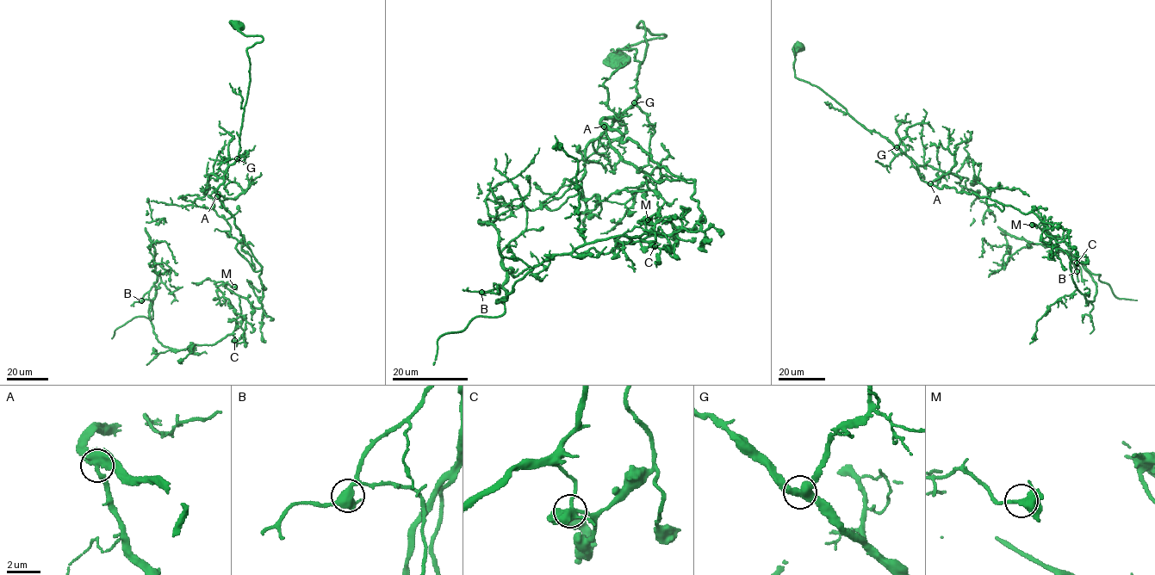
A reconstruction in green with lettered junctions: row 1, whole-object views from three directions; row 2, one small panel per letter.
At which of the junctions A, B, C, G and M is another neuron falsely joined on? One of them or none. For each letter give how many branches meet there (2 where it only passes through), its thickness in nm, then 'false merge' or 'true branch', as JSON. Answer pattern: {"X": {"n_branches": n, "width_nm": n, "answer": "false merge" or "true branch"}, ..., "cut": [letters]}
{"A": {"n_branches": 3, "width_nm": 440, "answer": "true branch"}, "B": {"n_branches": 4, "width_nm": 500, "answer": "true branch"}, "C": {"n_branches": 4, "width_nm": 440, "answer": "false merge"}, "G": {"n_branches": 3, "width_nm": 400, "answer": "true branch"}, "M": {"n_branches": 4, "width_nm": 400, "answer": "true branch"}, "cut": ["C"]}

